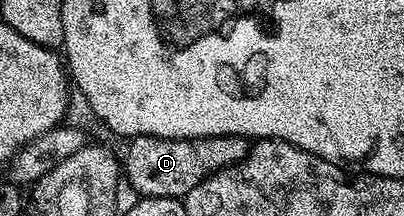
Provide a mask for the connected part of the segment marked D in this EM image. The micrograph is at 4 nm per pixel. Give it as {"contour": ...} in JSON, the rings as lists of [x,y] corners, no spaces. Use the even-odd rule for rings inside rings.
{"contour":[[[134,135],[123,155],[123,177],[141,197],[181,199],[210,173],[241,162],[250,144],[239,135],[215,135],[204,139],[164,139],[158,135]]]}

